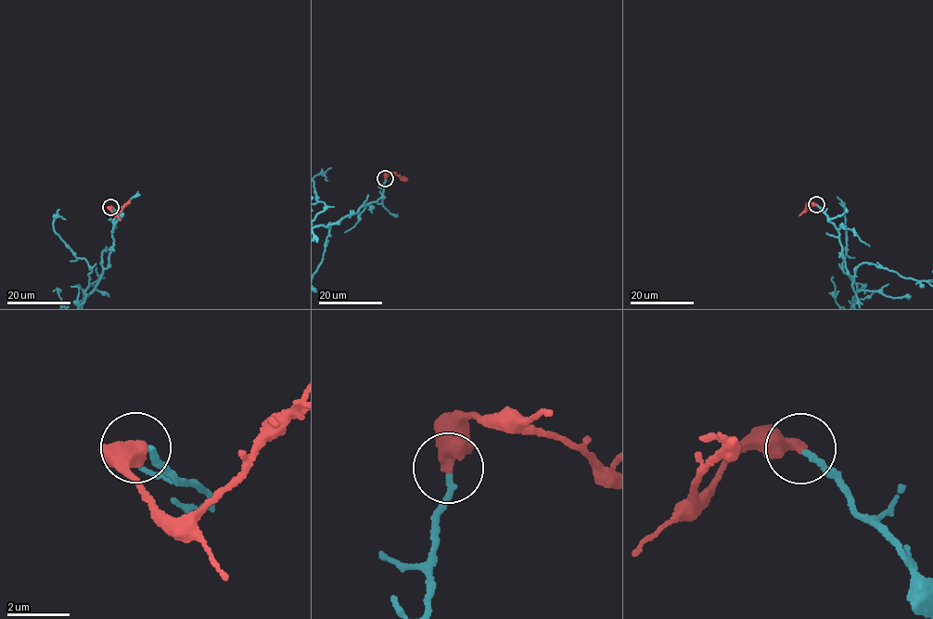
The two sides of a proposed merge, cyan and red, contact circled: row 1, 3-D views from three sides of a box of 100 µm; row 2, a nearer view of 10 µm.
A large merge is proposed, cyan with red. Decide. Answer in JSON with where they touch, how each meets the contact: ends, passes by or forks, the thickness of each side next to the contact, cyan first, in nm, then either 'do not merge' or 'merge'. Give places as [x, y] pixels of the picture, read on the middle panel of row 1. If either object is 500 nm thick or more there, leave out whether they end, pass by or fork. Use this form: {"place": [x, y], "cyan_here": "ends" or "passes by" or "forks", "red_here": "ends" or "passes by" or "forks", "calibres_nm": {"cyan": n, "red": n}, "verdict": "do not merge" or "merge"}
{"place": [385, 178], "cyan_here": "ends", "red_here": "ends", "calibres_nm": {"cyan": 190, "red": 480}, "verdict": "merge"}

